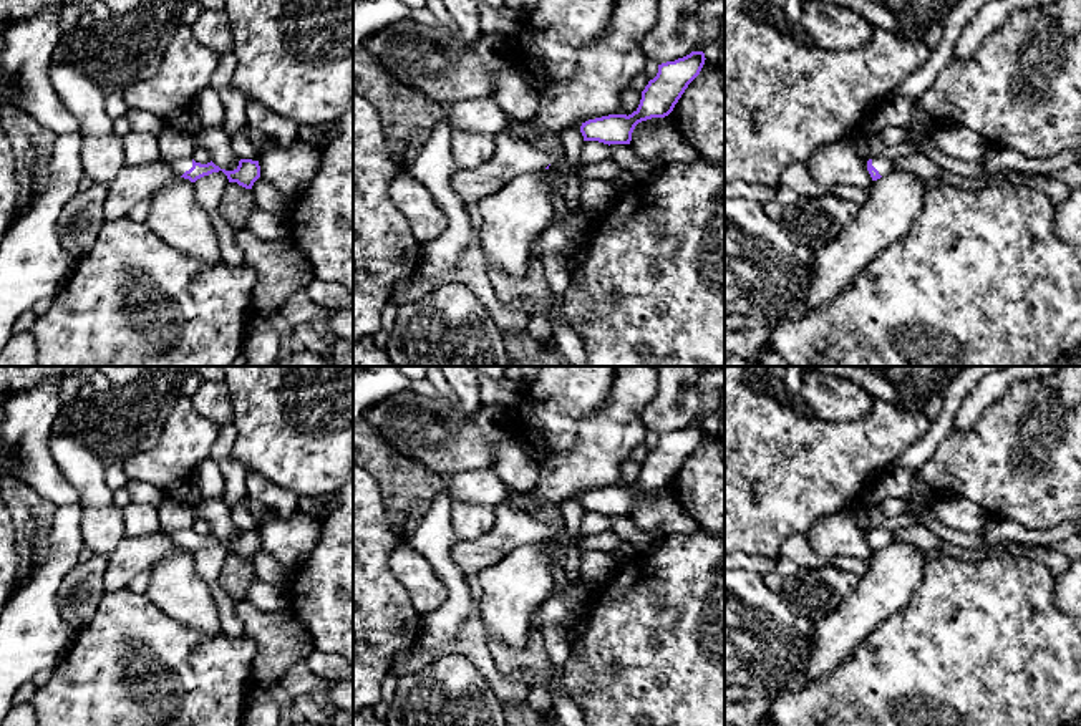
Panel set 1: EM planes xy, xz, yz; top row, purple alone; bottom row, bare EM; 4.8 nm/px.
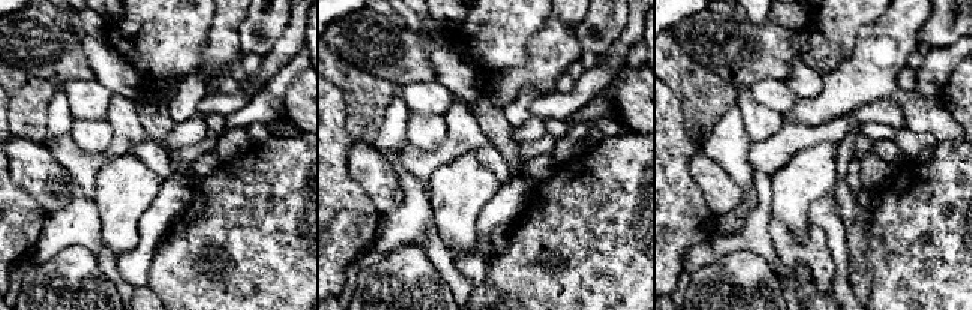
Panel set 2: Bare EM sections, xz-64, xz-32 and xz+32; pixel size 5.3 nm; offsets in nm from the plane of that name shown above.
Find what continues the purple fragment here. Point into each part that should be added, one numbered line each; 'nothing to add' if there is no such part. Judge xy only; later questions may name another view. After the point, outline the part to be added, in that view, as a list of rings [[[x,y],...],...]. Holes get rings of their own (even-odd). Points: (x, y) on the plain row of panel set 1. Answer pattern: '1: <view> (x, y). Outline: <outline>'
1: xy (140, 519). Outline: [[[129,502],[123,507],[123,520],[124,537],[156,535],[166,532],[179,547],[192,539],[192,529],[164,530],[159,524],[156,507],[149,504]]]

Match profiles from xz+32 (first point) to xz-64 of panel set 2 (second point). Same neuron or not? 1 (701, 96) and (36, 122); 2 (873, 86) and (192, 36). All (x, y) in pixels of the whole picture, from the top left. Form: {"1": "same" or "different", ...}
{"1": "same", "2": "different"}

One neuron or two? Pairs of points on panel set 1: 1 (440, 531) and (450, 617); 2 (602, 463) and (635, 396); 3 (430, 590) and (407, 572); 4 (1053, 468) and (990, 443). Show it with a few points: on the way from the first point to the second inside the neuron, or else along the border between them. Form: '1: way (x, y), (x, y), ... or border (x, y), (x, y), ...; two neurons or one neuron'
1: way (440, 552), (440, 559), (455, 580), (455, 595); one neuron
2: way (602, 446), (615, 428), (619, 413); one neuron
3: way (425, 585), (412, 572); one neuron
4: way (1038, 458), (1005, 458); one neuron

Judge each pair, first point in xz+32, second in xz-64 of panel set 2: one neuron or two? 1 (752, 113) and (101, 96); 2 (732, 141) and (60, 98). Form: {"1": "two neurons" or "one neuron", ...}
{"1": "two neurons", "2": "one neuron"}

